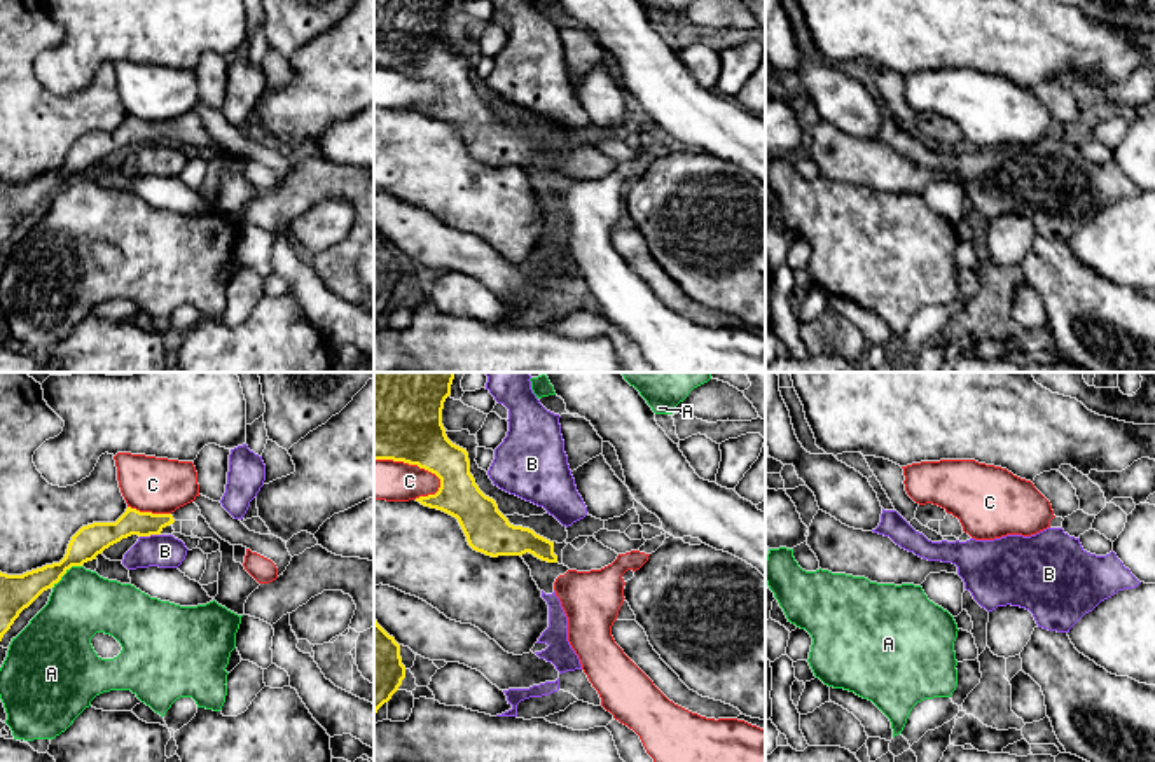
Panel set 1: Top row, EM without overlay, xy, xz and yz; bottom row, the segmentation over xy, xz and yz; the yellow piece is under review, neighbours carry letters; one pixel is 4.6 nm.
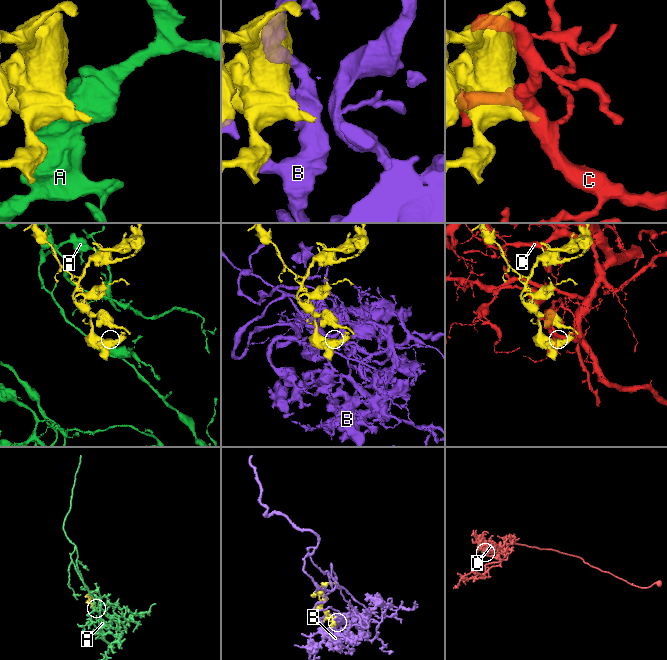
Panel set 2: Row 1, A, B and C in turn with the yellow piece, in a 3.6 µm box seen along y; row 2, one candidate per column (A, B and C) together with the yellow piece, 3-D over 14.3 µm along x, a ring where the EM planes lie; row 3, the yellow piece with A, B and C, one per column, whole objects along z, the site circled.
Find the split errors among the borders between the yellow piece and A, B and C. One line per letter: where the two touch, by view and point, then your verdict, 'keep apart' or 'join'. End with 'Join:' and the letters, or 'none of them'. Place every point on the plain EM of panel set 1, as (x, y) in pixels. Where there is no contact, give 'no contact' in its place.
A: contact xy (65, 180); keep apart
B: contact xy (149, 144); keep apart
C: contact xz (411, 72); keep apart
Join: none of them

